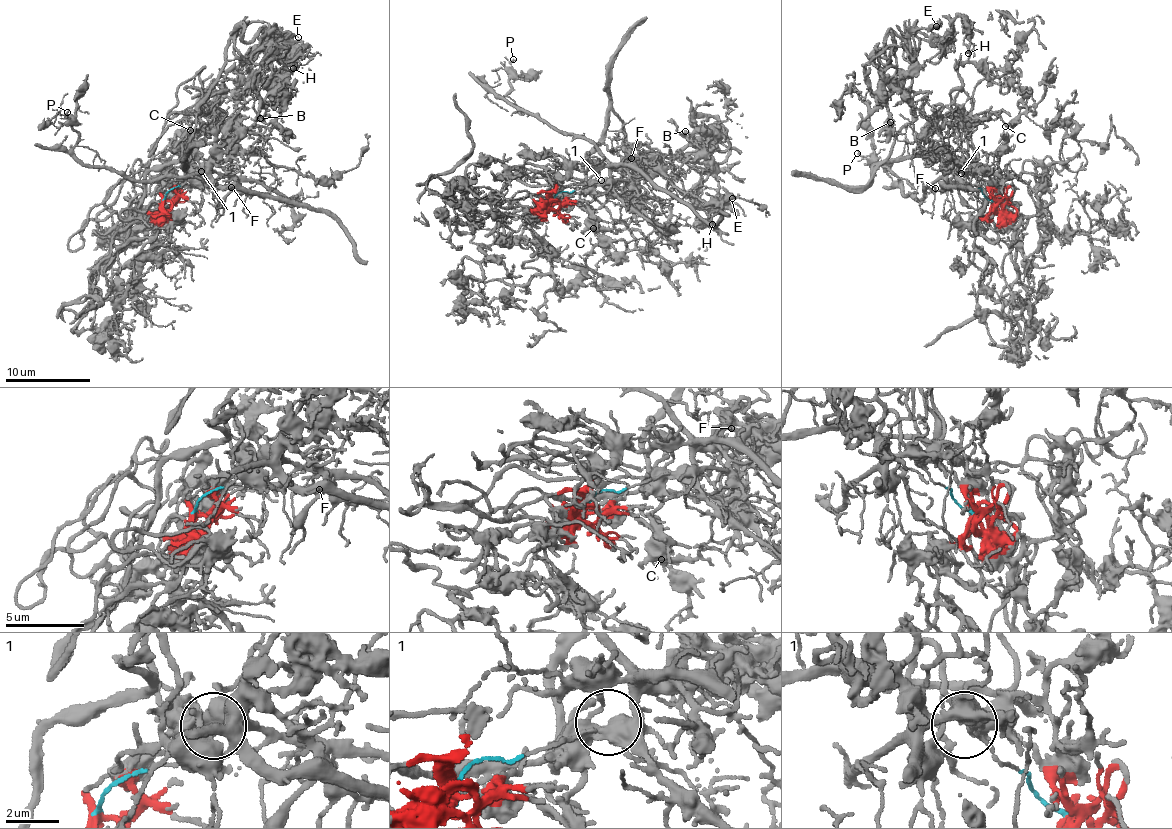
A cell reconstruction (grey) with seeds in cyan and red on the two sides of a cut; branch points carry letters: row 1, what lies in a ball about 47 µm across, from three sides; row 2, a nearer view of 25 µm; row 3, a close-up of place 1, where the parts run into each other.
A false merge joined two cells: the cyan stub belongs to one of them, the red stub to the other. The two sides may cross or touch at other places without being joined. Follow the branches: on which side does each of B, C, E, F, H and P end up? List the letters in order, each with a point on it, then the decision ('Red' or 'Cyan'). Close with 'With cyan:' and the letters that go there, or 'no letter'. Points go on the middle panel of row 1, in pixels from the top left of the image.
B: Place: (685, 131). Red
C: Place: (593, 228). Red
E: Place: (732, 198). Red
F: Place: (631, 158). Cyan
H: Place: (712, 224). Red
P: Place: (513, 59). Cyan
With cyan: F, P

